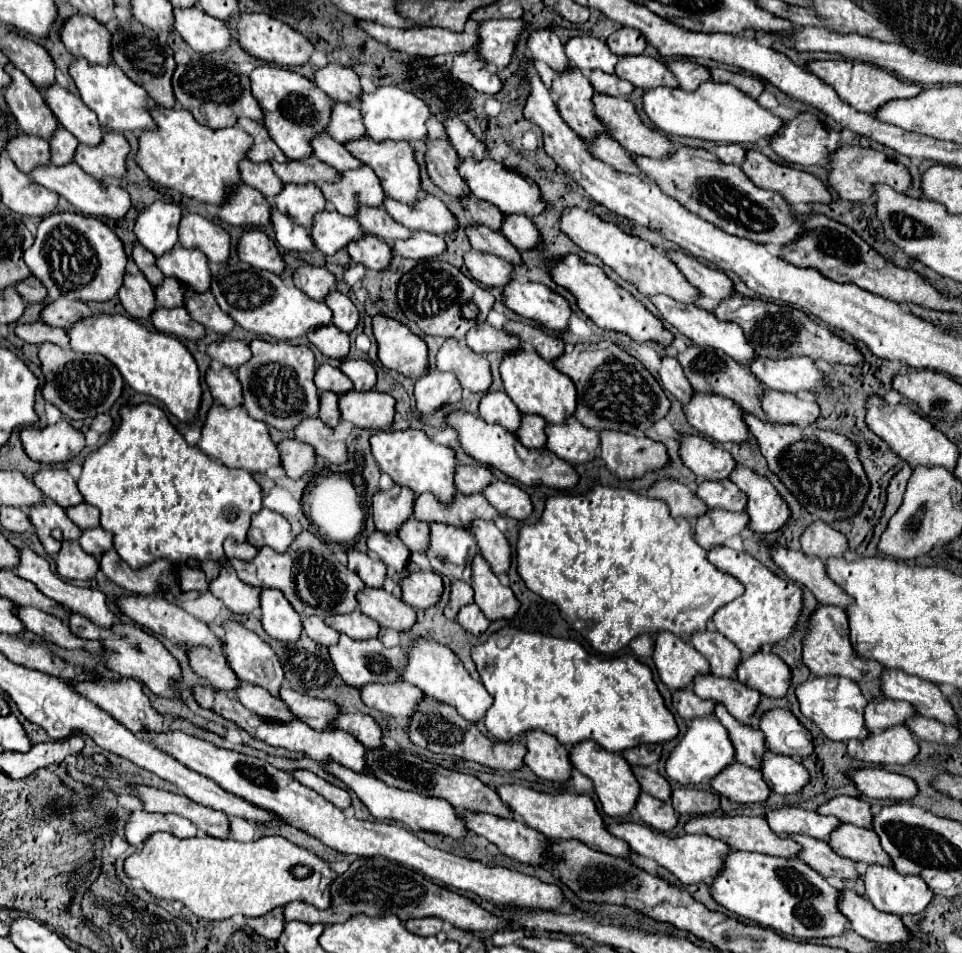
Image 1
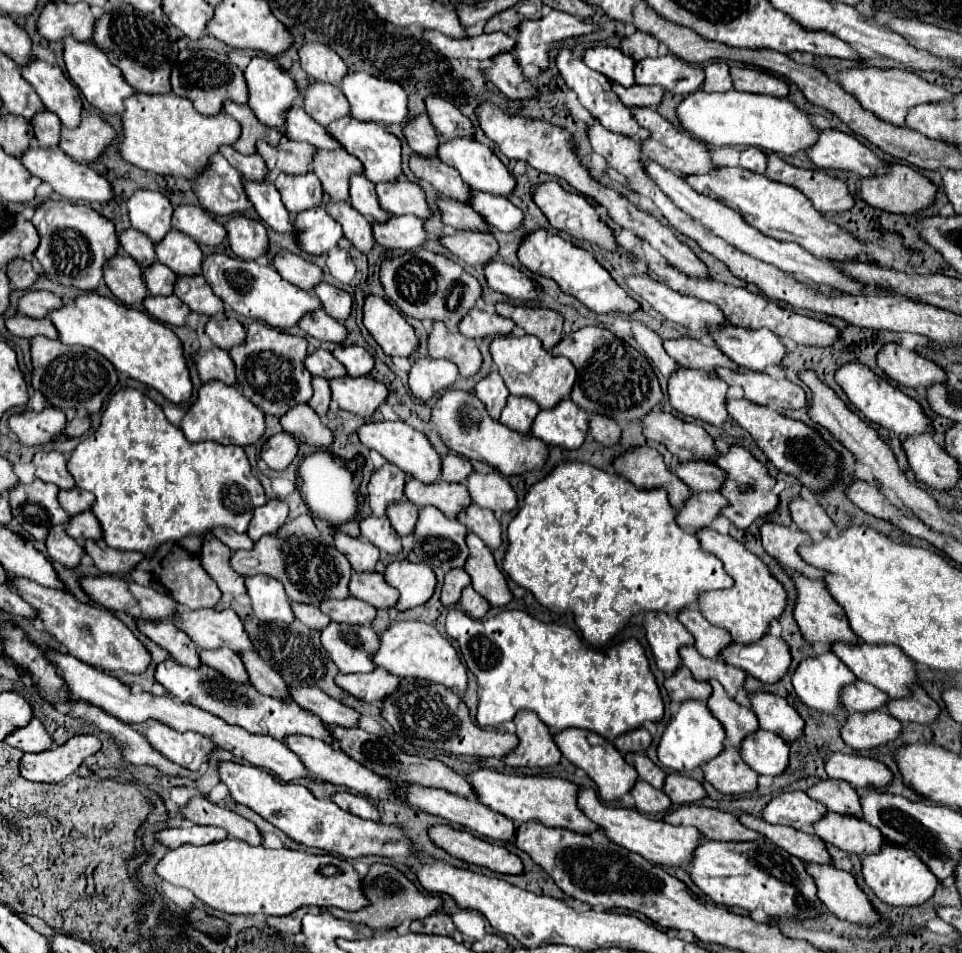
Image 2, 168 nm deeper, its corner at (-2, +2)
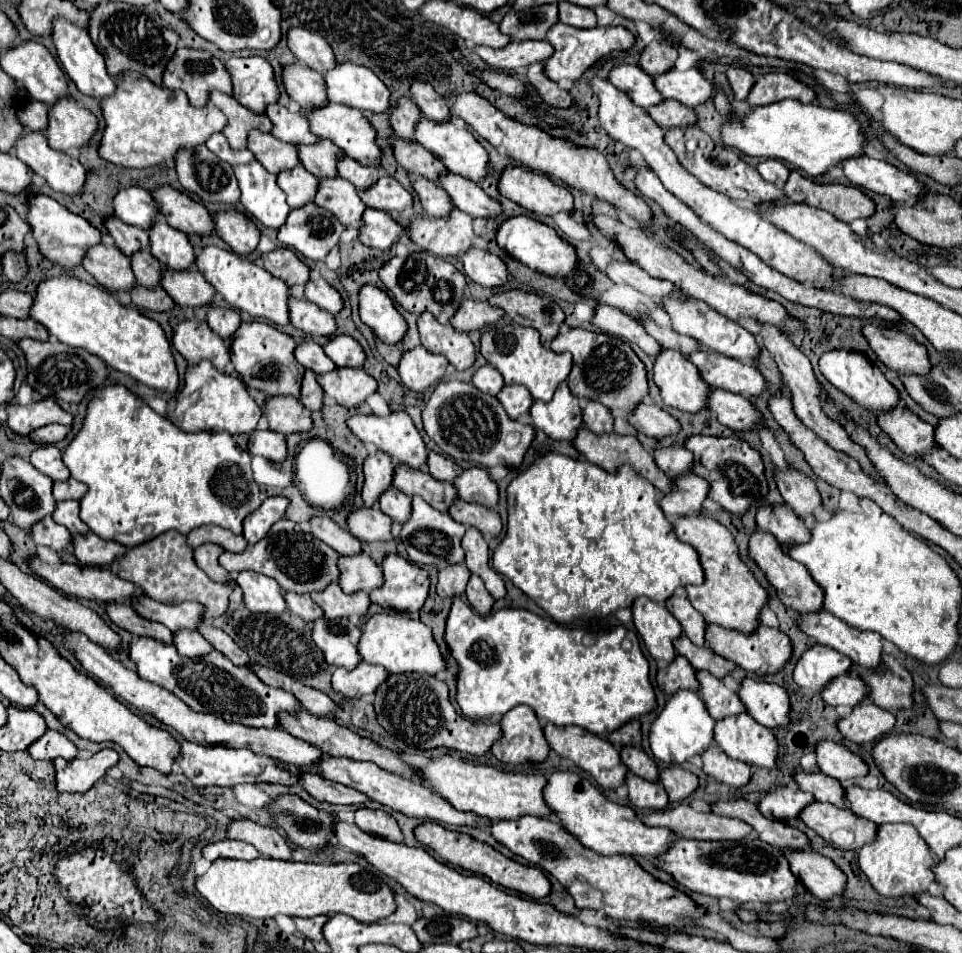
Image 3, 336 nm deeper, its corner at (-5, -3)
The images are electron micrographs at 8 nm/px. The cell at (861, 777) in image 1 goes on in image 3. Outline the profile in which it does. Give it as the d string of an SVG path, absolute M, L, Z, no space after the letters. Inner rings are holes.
M819 741L815 747L815 755L817 755L817 765L819 769L841 781L847 783L853 777L859 775L867 775L867 765L861 757L853 755L845 745L835 743L835 741Z

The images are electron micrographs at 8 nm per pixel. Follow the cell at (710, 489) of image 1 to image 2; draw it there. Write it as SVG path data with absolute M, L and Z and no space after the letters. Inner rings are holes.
M704 462L678 464L676 474L692 492L720 492L726 482L726 472L722 468Z

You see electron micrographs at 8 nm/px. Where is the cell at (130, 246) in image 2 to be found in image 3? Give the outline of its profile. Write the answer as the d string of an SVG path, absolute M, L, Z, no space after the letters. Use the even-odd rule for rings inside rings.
M105 217L105 219L103 219L103 225L105 225L105 229L109 231L109 235L113 237L115 245L117 245L127 257L133 255L133 251L139 251L141 247L147 247L147 245L149 245L147 231L143 231L141 227L127 225L127 223L123 223L121 219L117 219L117 217Z

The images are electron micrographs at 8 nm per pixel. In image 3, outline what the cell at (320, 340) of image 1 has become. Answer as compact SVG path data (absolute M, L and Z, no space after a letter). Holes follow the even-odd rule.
M289 297L289 319L291 325L309 333L309 335L333 335L335 333L335 319L331 313L319 309L315 303L309 303L303 297Z

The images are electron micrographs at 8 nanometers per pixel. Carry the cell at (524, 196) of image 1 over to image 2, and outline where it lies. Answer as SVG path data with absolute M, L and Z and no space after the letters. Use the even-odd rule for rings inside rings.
M440 138L438 158L440 158L444 164L456 168L456 170L460 172L462 180L464 180L472 190L488 192L488 194L502 196L502 198L508 198L508 196L514 192L514 186L516 186L514 176L506 170L506 166L500 162L500 158L498 158L488 146L476 142L474 138L452 138L452 140Z

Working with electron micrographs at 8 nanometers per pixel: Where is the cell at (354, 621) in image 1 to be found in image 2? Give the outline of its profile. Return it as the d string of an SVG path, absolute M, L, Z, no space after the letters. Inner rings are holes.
M350 596L346 600L330 600L322 602L320 610L330 616L332 622L342 624L370 624L376 618L374 606Z

